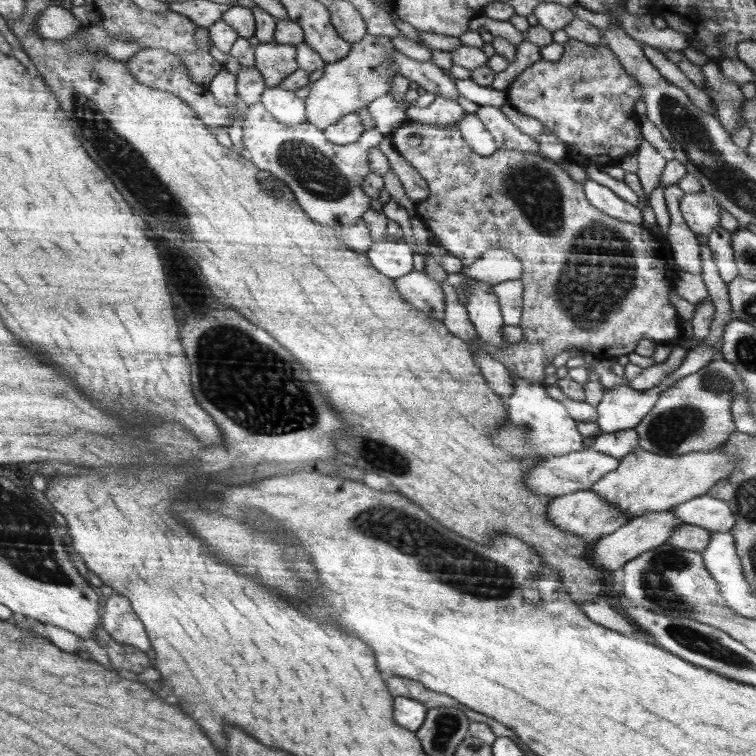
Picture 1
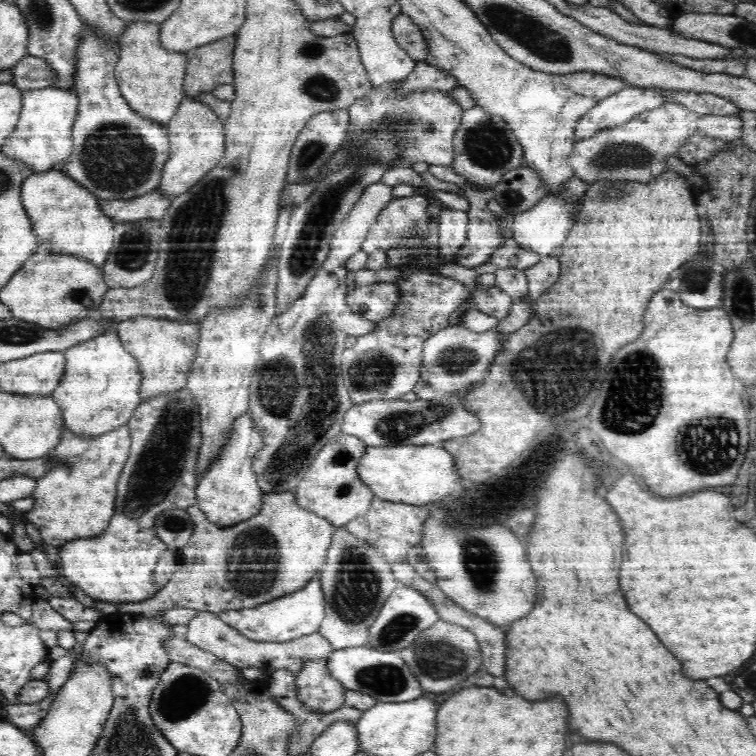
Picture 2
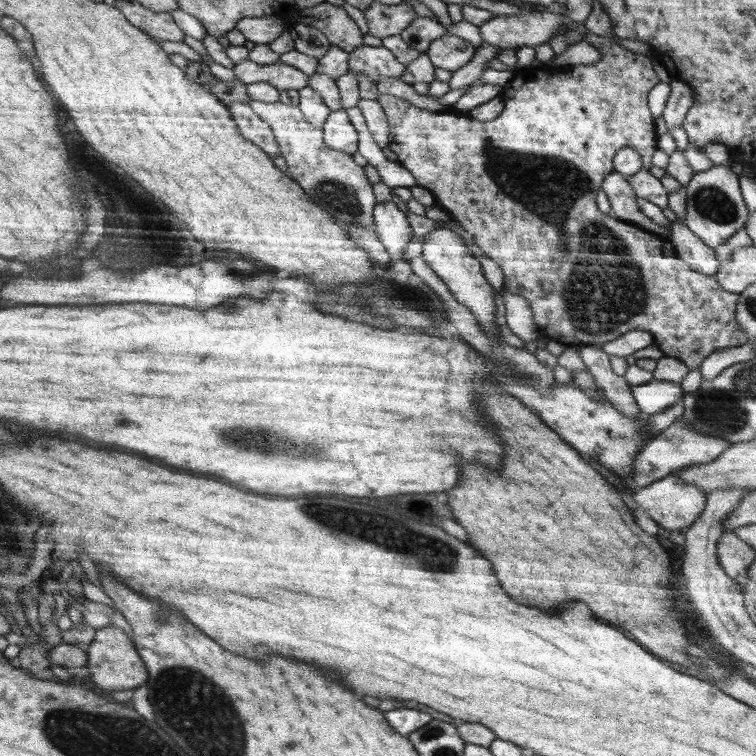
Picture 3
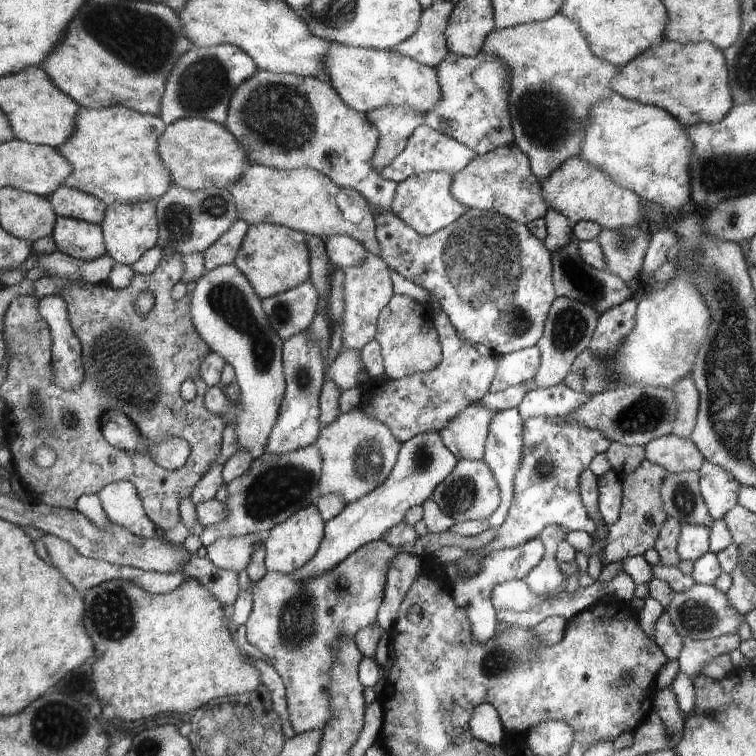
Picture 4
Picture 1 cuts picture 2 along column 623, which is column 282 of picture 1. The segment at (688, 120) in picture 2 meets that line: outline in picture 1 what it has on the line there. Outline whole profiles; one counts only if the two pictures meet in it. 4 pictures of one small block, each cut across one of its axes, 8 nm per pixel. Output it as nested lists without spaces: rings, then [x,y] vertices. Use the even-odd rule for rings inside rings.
[[[259,101],[250,106],[246,116],[242,117],[242,141],[248,149],[248,158],[262,170],[271,172],[280,181],[283,181],[296,195],[297,202],[301,205],[314,222],[334,228],[350,227],[362,220],[365,212],[370,210],[370,198],[362,190],[362,180],[370,174],[370,162],[368,152],[376,148],[382,142],[384,135],[373,126],[364,130],[360,138],[349,145],[337,145],[330,142],[321,127],[314,126],[308,122],[301,125],[288,126],[286,123],[274,119]]]

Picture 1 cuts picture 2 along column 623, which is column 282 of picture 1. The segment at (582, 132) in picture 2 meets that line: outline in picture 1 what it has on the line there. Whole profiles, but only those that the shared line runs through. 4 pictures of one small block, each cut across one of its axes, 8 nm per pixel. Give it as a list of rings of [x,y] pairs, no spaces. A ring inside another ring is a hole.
[[[280,86],[267,87],[260,94],[260,99],[265,110],[274,119],[286,123],[288,126],[301,125],[308,118],[305,100],[294,95],[294,91],[284,90]]]

